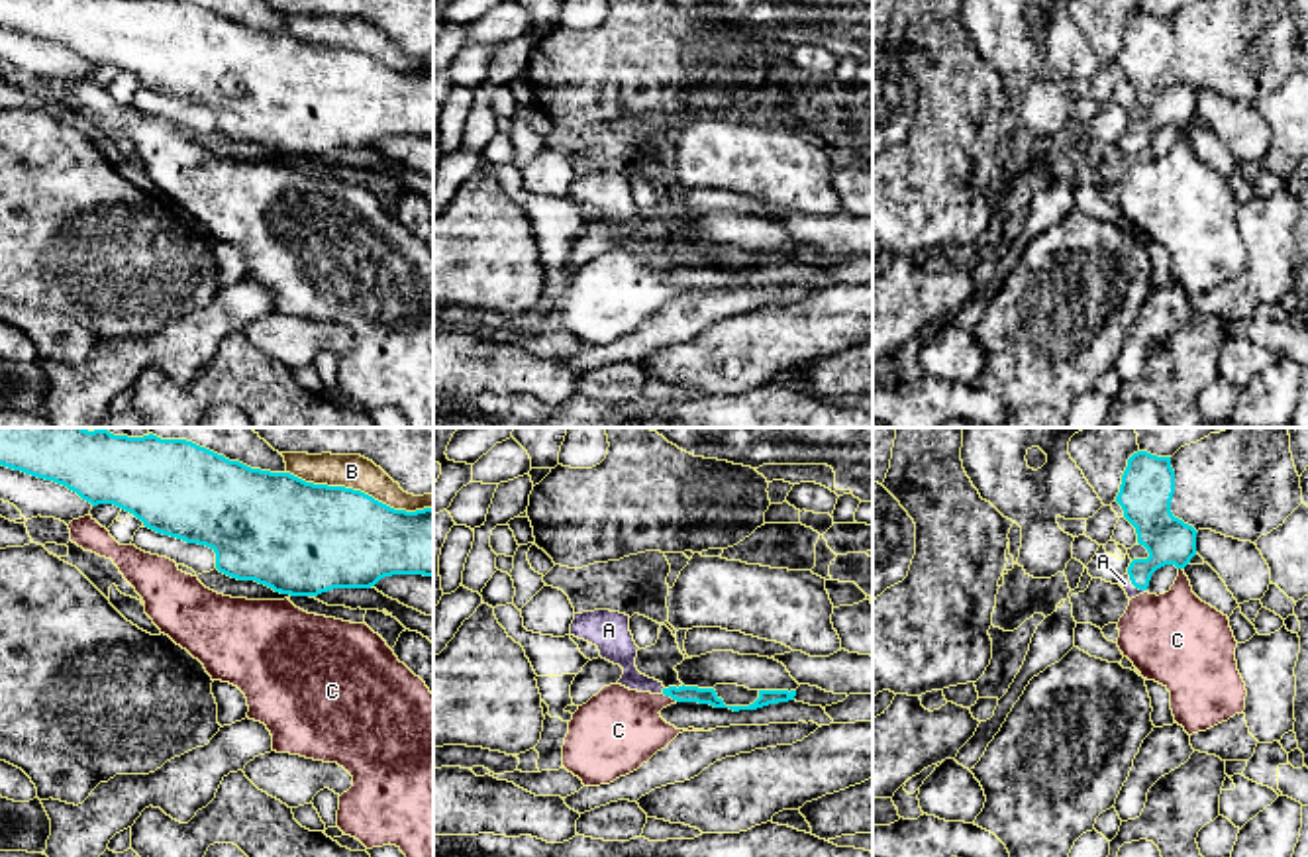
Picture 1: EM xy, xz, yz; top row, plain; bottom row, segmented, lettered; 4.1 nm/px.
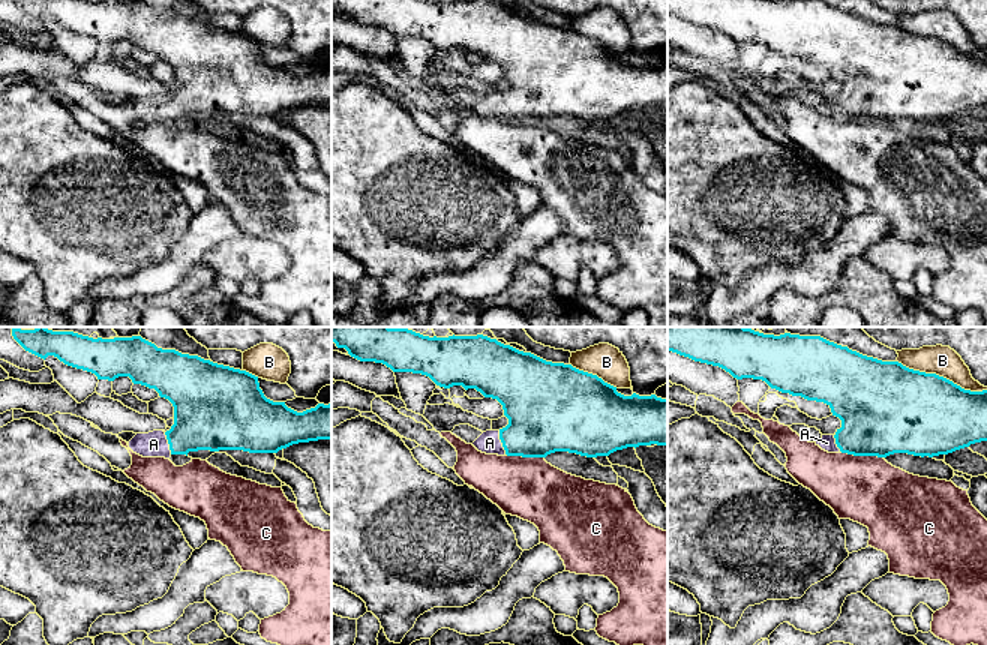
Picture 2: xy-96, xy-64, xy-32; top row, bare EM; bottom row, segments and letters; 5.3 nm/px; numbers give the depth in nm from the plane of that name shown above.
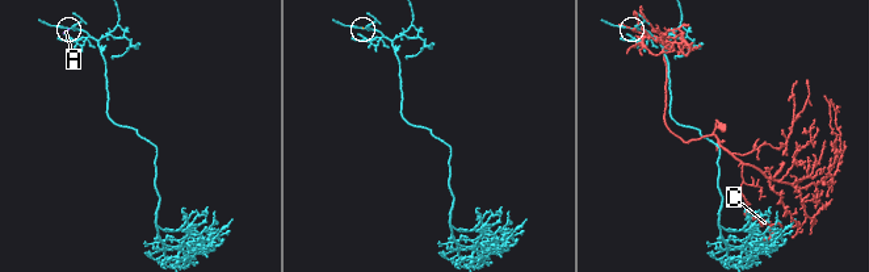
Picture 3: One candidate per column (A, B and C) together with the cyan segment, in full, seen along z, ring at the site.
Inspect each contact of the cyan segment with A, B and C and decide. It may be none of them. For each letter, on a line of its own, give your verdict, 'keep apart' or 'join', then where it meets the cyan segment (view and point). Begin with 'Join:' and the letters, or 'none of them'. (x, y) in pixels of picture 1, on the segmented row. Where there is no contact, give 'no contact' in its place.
Join: A
A: join; contact yz (1134, 585)
B: keep apart; contact xy (359, 491)
C: keep apart; contact xz (669, 695)

